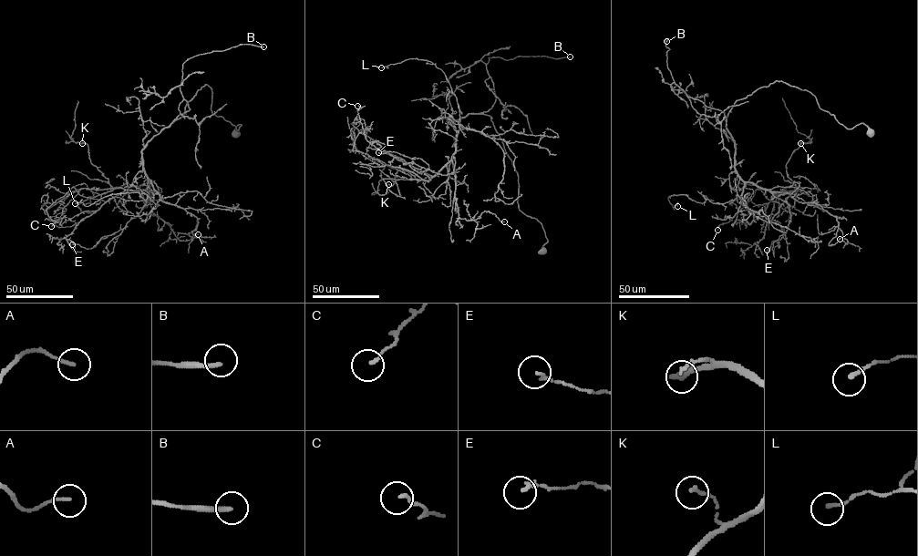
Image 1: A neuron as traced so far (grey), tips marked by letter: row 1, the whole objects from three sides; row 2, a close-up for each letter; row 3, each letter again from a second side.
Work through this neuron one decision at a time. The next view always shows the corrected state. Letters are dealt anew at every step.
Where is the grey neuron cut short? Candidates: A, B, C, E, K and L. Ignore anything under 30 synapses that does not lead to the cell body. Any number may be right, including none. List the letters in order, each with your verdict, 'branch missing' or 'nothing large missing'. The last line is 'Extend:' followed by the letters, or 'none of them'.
A: nothing large missing
B: branch missing
C: nothing large missing
E: nothing large missing
K: nothing large missing
L: nothing large missing
Extend: B

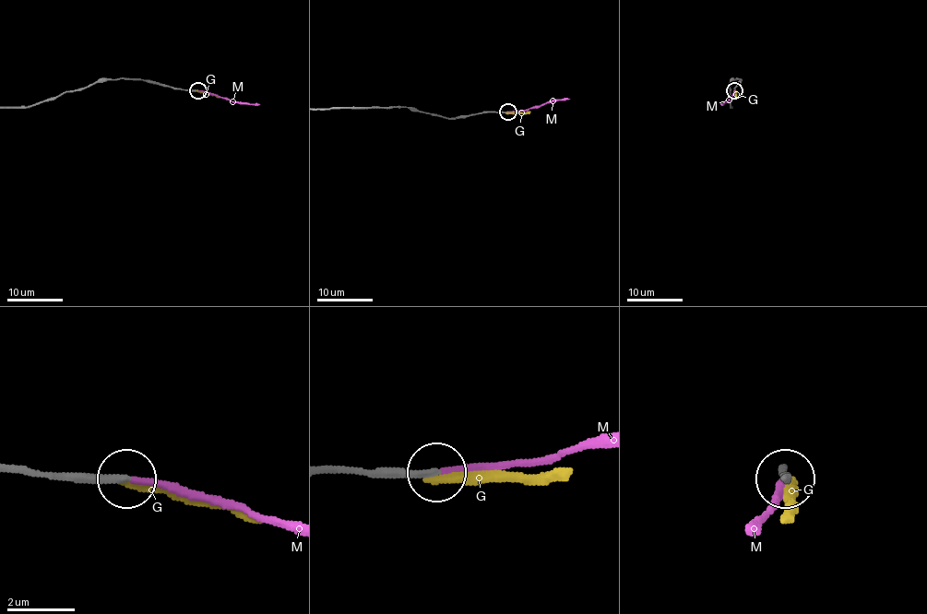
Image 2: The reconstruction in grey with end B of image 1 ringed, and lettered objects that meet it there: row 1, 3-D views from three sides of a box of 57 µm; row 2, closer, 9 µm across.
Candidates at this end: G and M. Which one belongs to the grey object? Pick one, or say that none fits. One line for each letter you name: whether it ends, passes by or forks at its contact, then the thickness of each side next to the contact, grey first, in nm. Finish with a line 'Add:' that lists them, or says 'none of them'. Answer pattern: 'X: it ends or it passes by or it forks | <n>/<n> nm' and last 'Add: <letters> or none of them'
M: it ends | 200/200 nm
Add: M

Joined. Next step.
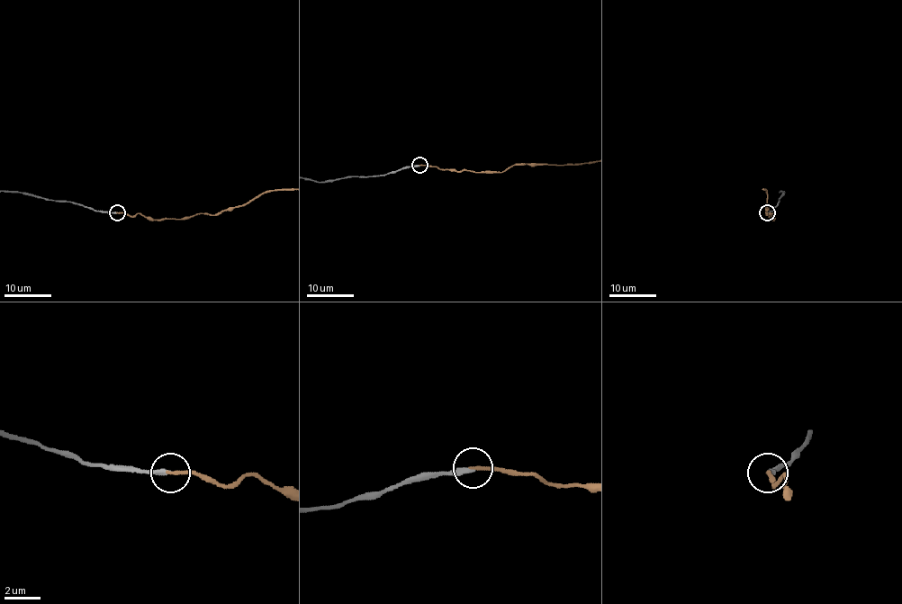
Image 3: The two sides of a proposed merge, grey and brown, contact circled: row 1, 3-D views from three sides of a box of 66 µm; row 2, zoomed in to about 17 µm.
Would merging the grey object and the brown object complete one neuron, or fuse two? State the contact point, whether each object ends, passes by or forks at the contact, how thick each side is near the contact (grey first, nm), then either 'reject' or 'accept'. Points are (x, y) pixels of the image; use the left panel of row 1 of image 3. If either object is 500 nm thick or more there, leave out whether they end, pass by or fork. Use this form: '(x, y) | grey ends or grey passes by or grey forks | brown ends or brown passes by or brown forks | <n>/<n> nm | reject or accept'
(117, 212) | grey ends | brown ends | 280/190 nm | accept

